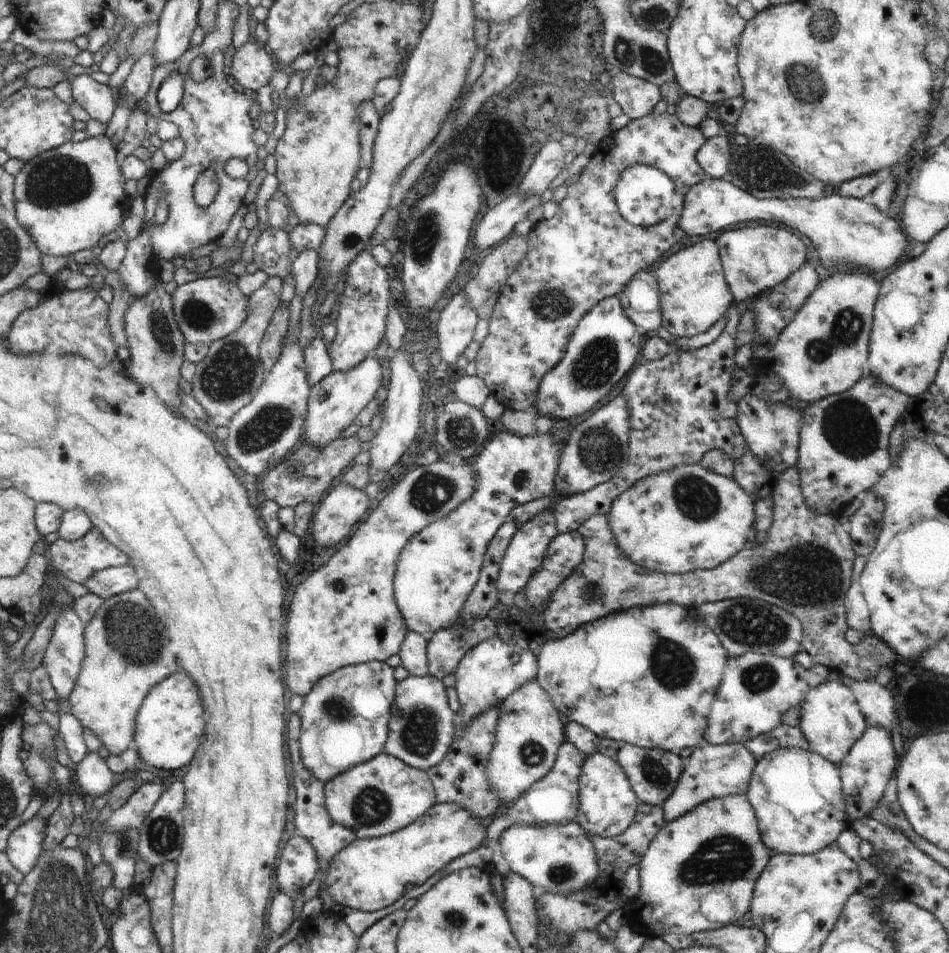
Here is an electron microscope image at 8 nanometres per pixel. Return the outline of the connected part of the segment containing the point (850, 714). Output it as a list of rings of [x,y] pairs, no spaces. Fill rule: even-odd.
[[[834,672],[832,676],[827,676],[826,682],[813,688],[800,704],[800,732],[808,740],[810,751],[837,766],[858,742],[858,738],[864,734],[867,727],[866,719],[856,706],[856,700],[852,700],[852,692],[848,692],[846,682],[848,682],[846,678],[840,678]]]

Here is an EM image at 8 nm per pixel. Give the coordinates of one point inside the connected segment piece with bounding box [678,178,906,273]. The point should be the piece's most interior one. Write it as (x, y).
(845, 230)

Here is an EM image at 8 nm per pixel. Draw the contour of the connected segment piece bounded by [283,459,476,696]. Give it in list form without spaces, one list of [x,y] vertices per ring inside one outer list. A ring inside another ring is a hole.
[[[439,459],[431,465],[424,465],[414,468],[412,472],[405,474],[404,478],[394,486],[390,493],[388,493],[385,498],[380,502],[378,507],[369,511],[366,519],[358,524],[356,533],[354,536],[350,536],[350,540],[338,550],[320,570],[316,570],[314,574],[310,574],[296,590],[294,590],[294,598],[290,602],[290,610],[288,610],[288,618],[286,623],[286,660],[283,661],[283,680],[290,688],[292,694],[298,694],[298,696],[306,696],[311,690],[317,680],[324,678],[332,672],[336,672],[339,668],[344,668],[346,666],[352,666],[354,664],[362,664],[374,660],[385,661],[394,656],[394,654],[399,654],[400,647],[406,633],[409,631],[406,628],[406,622],[404,622],[404,617],[400,616],[400,610],[398,610],[396,599],[394,596],[394,578],[396,574],[396,564],[398,562],[398,556],[408,540],[412,536],[416,535],[418,531],[422,528],[426,528],[428,524],[432,522],[445,520],[449,512],[452,512],[455,508],[458,508],[462,502],[468,500],[472,494],[474,494],[474,486],[476,486],[476,480],[474,480],[474,468],[470,461],[458,461],[454,460],[452,462],[445,462]]]

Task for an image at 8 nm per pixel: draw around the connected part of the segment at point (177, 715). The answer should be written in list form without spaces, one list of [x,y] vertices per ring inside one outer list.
[[[175,672],[150,688],[140,705],[134,722],[136,752],[154,768],[176,770],[188,766],[202,744],[204,736],[204,704],[196,684],[184,672]]]

